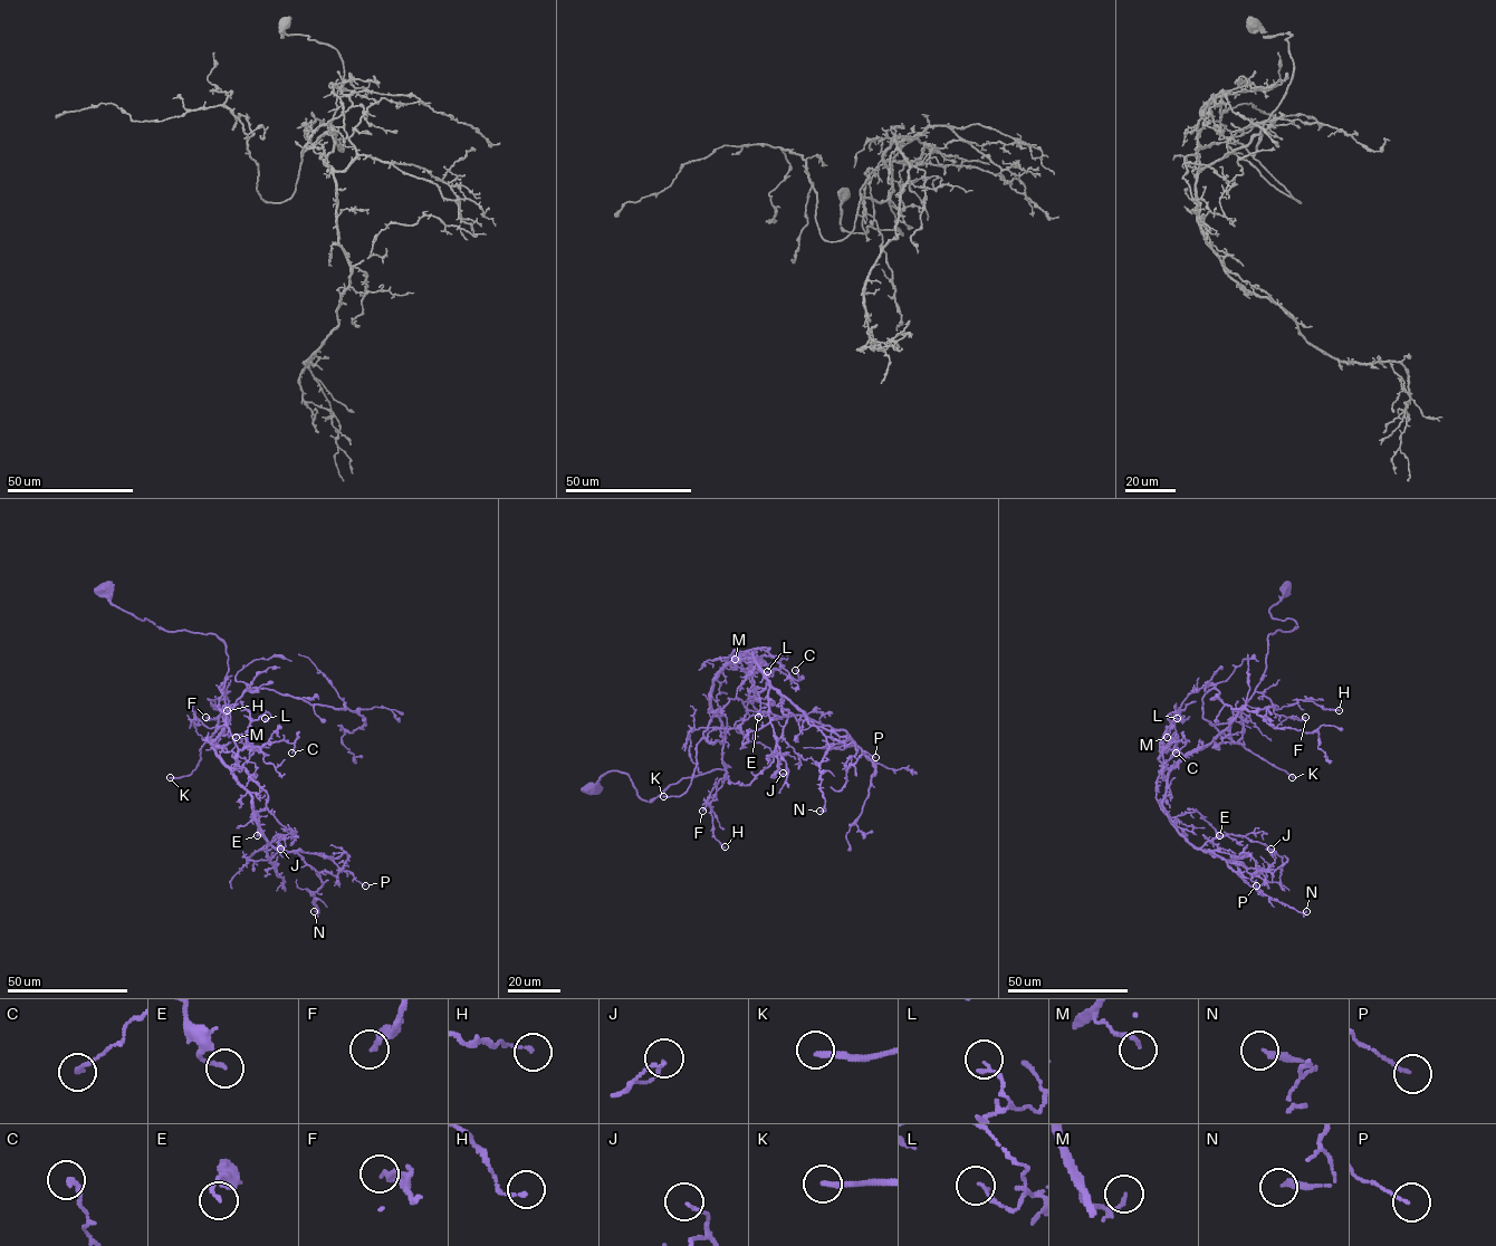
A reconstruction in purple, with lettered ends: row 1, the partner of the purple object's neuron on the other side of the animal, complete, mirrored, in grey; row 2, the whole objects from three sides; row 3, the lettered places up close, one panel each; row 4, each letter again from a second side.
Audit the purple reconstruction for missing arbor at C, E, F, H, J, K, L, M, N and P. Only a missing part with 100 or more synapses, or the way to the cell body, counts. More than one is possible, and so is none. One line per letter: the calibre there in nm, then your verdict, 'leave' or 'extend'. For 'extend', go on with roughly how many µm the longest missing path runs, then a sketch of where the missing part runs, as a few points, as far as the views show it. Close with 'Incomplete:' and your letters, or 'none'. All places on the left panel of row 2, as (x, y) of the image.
C: 160 nm thick; leave
E: 150 nm thick; leave
F: 240 nm thick; leave
H: 130 nm thick; leave
J: 100 nm thick; leave
K: 220 nm thick; extend; about 200 µm are missing
L: 130 nm thick; leave
M: 80 nm thick; leave
N: 260 nm thick; leave
P: 100 nm thick; leave
Incomplete: K

